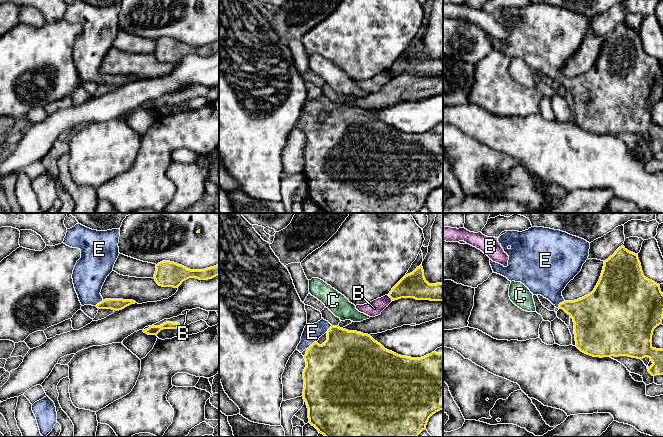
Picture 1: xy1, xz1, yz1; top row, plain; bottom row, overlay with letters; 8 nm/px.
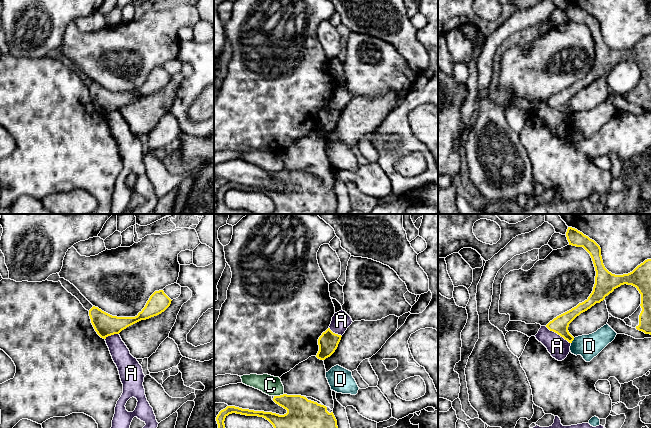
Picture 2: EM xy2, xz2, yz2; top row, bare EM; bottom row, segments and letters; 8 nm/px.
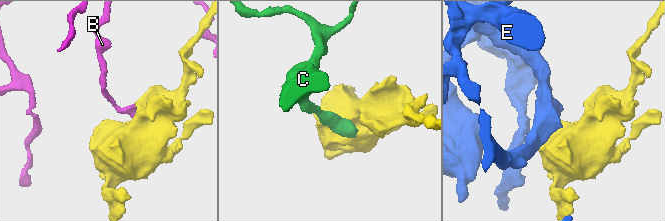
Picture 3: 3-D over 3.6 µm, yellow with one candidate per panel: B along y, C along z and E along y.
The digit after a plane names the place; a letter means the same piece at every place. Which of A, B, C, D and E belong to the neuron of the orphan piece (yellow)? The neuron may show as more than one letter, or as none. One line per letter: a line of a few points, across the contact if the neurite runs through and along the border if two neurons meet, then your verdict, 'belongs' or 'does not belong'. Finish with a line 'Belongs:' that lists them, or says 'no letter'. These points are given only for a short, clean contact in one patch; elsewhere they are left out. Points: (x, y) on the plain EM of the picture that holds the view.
A: line yz2 (545, 102), (570, 119); does not belong
B: line xz1 (387, 71), (392, 76); does not belong
C: line xz2 (283, 169), (274, 172); does not belong
D: does not belong
E: line yz1 (589, 89), (560, 79), (550, 63), (547, 51); belongs
Belongs: E

